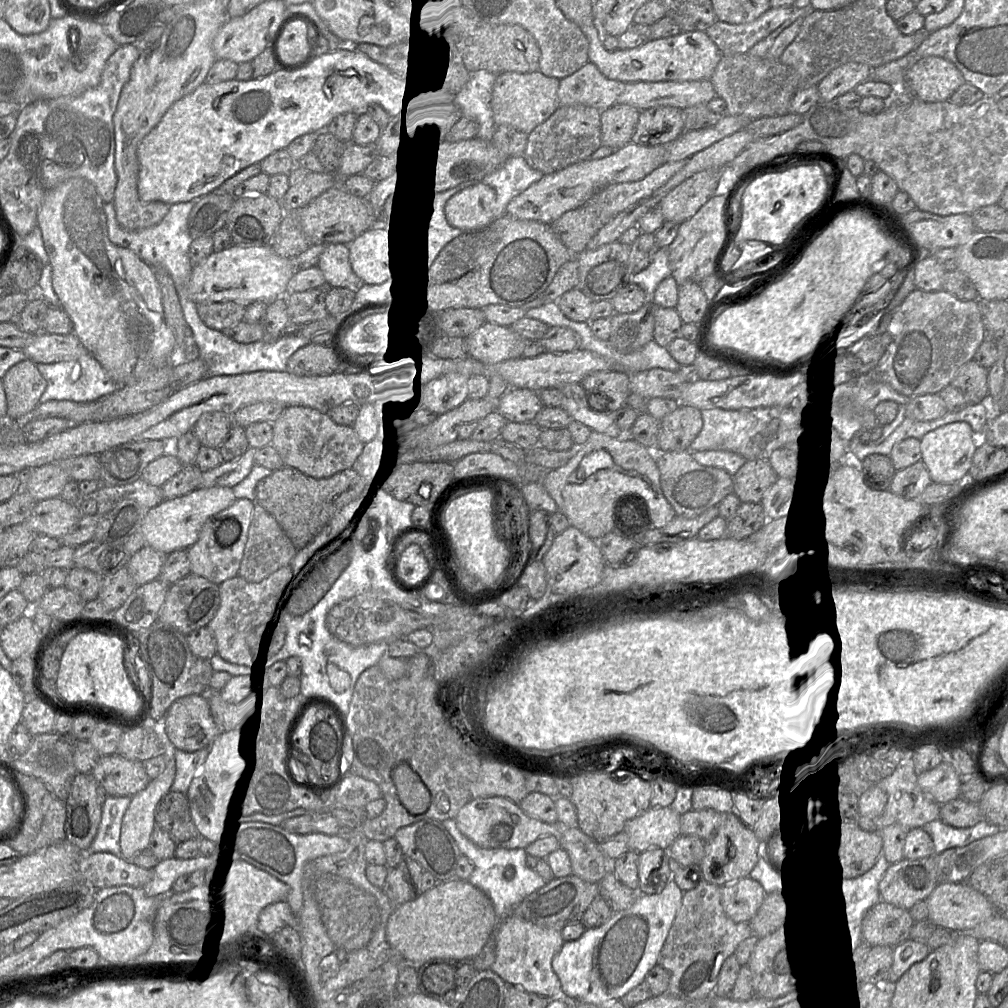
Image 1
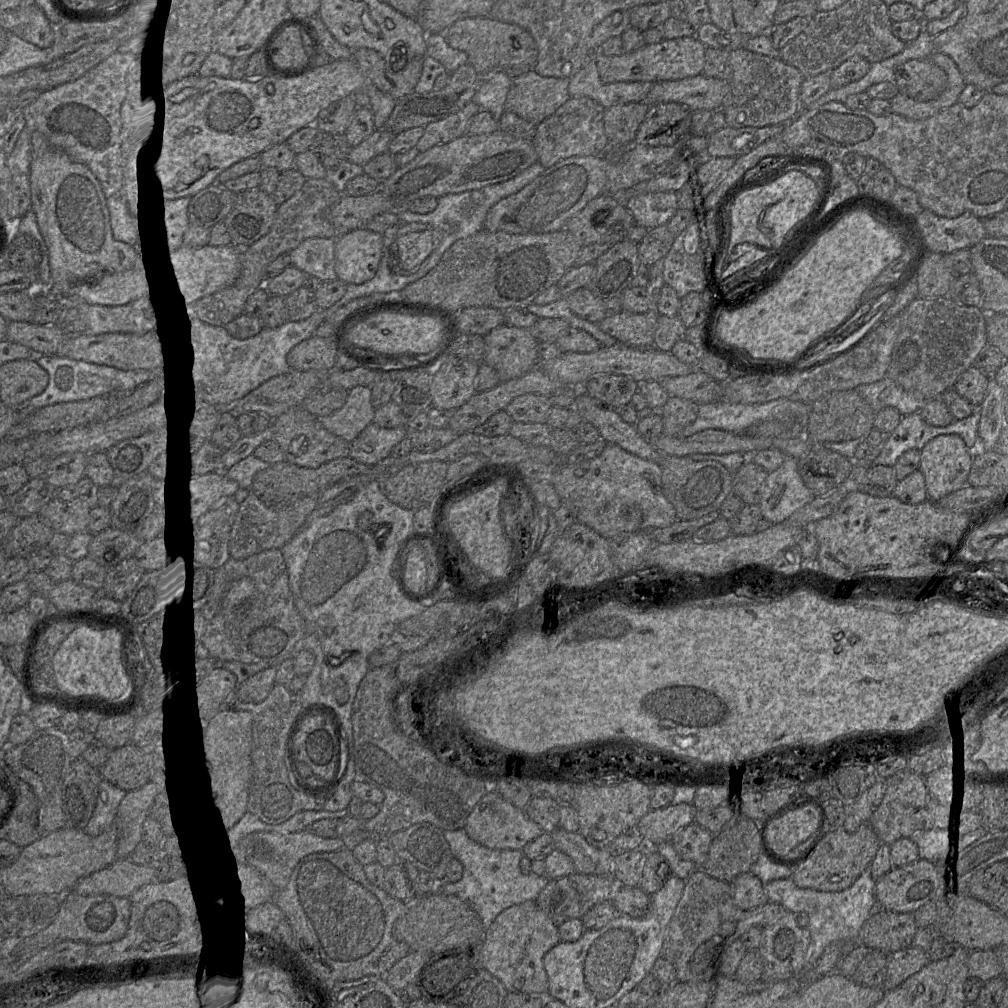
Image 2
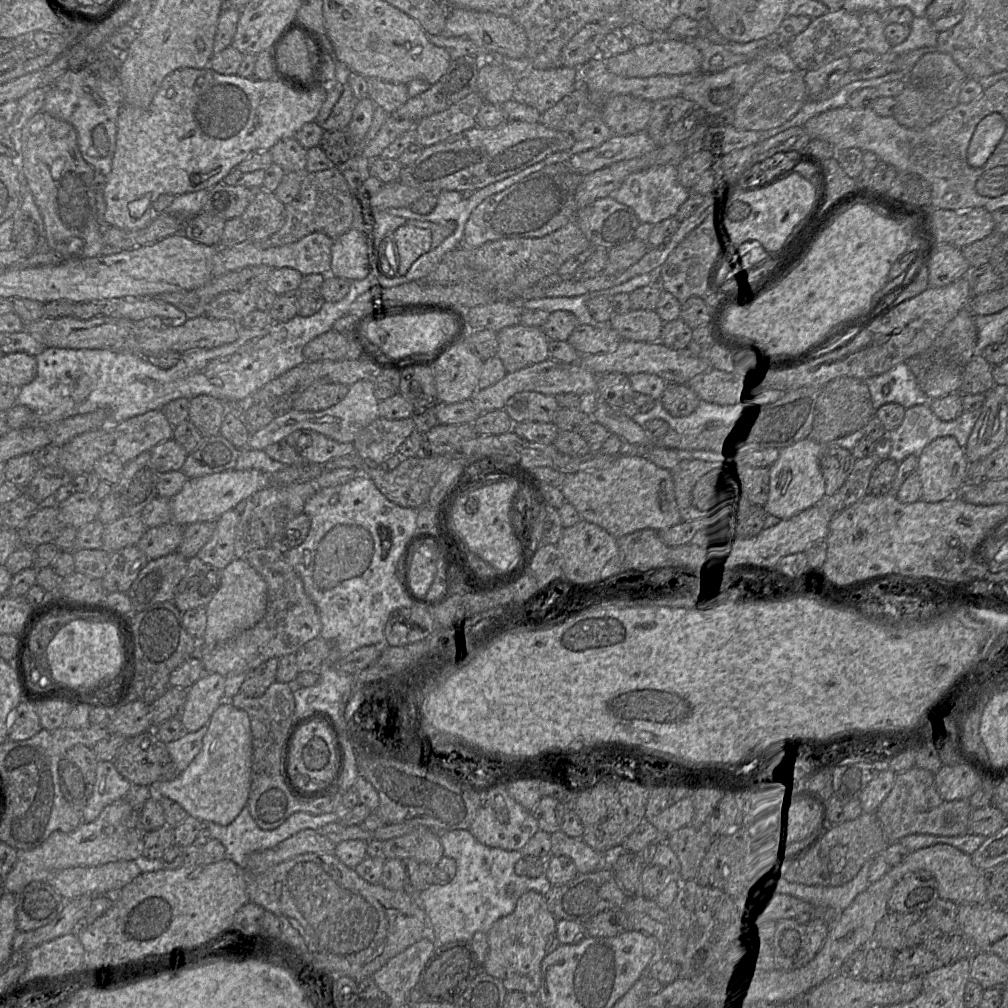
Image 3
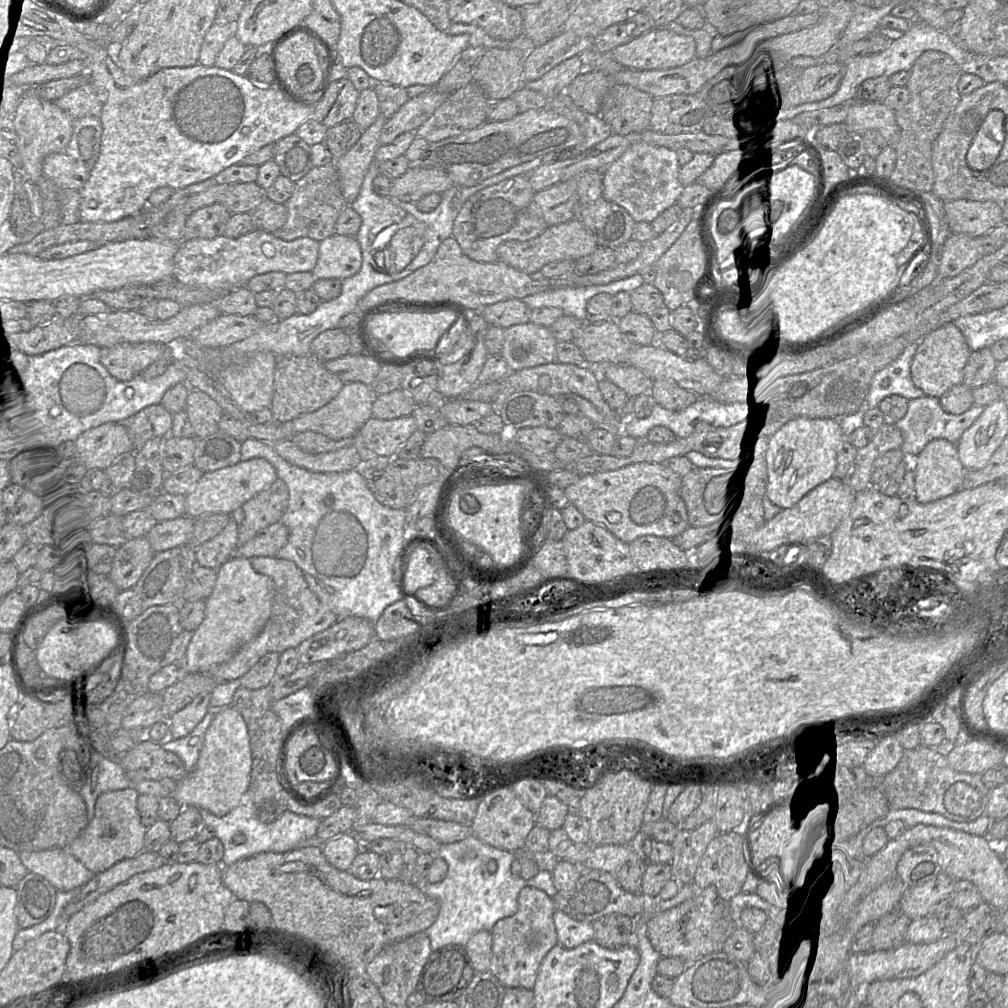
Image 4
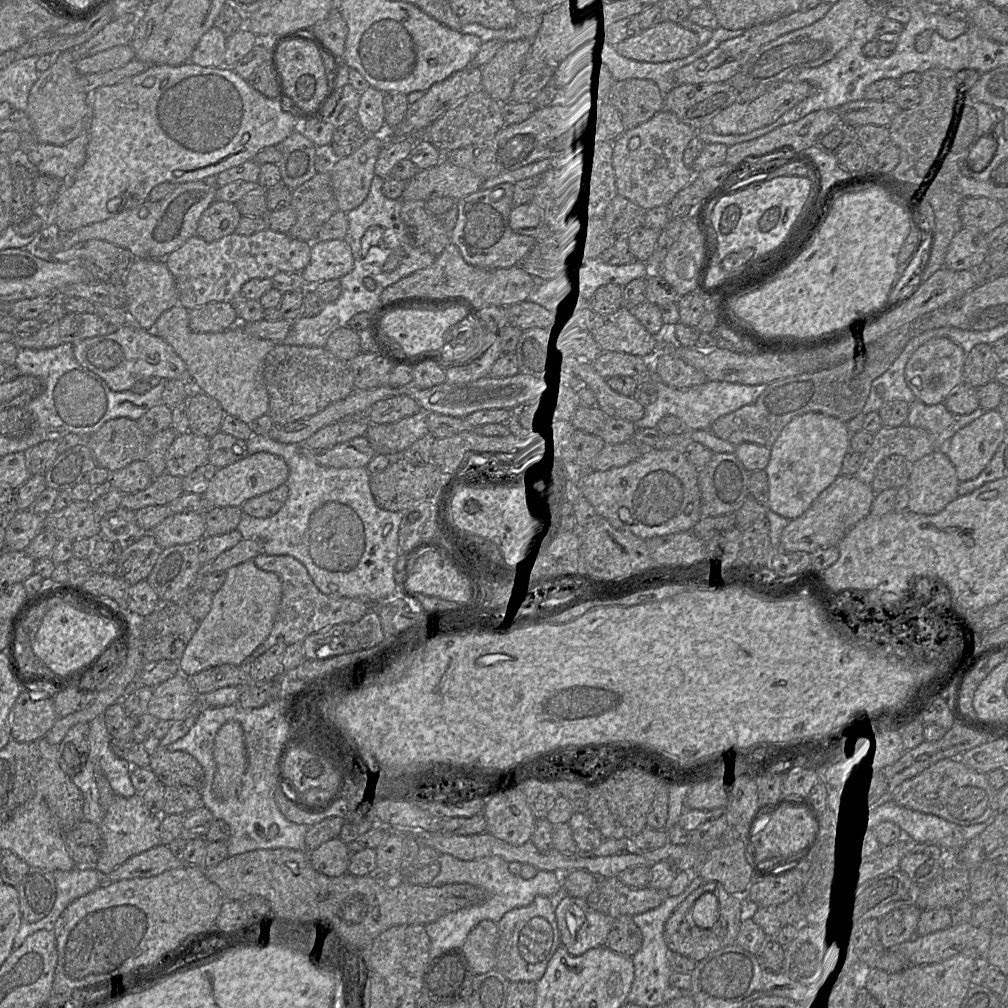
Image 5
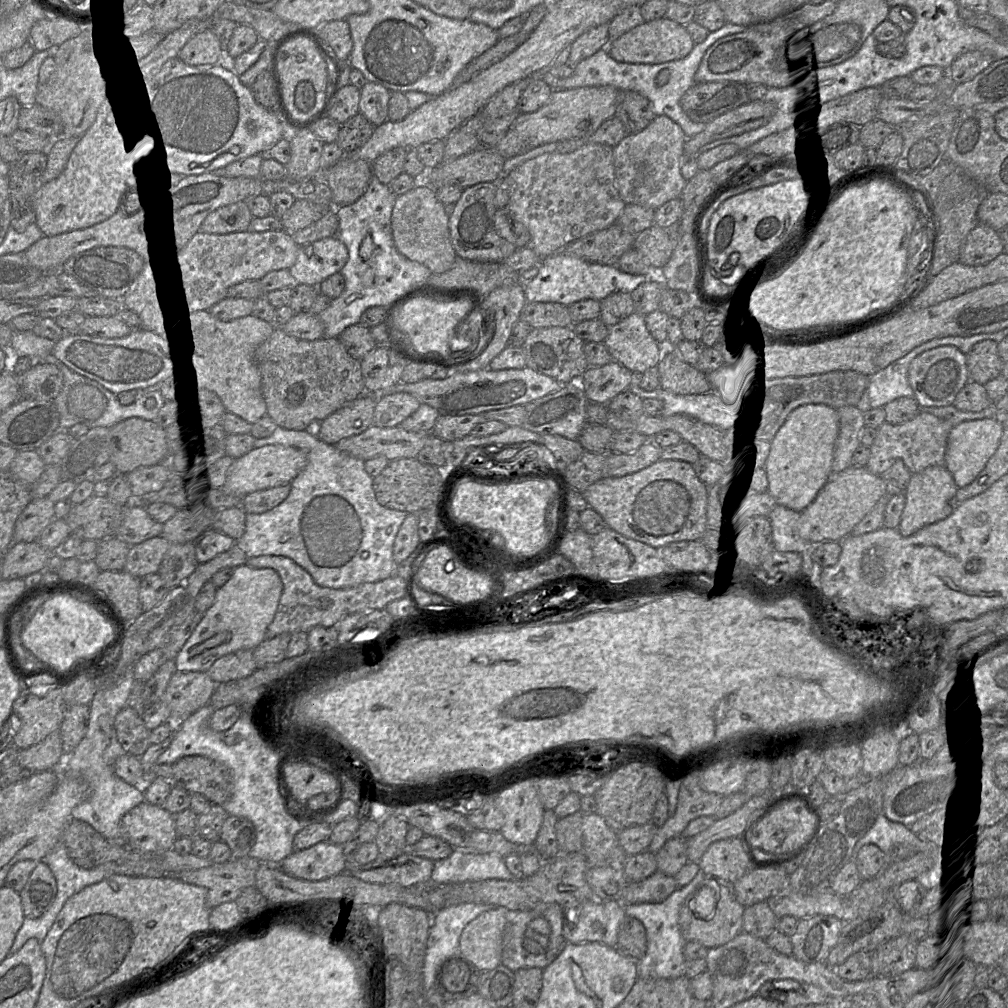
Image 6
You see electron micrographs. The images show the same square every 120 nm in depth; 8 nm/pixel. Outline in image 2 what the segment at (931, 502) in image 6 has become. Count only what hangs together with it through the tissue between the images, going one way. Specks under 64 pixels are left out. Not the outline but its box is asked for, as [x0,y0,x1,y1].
[919,433,974,502]

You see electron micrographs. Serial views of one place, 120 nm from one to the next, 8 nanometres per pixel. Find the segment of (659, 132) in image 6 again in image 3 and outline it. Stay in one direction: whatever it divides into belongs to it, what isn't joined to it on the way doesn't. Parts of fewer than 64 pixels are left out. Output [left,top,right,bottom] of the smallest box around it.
[612,165,690,225]

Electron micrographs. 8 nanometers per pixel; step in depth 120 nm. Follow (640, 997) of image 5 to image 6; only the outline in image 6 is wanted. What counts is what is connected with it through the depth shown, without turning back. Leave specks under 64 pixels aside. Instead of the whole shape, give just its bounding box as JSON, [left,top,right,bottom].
[624,870,707,979]

